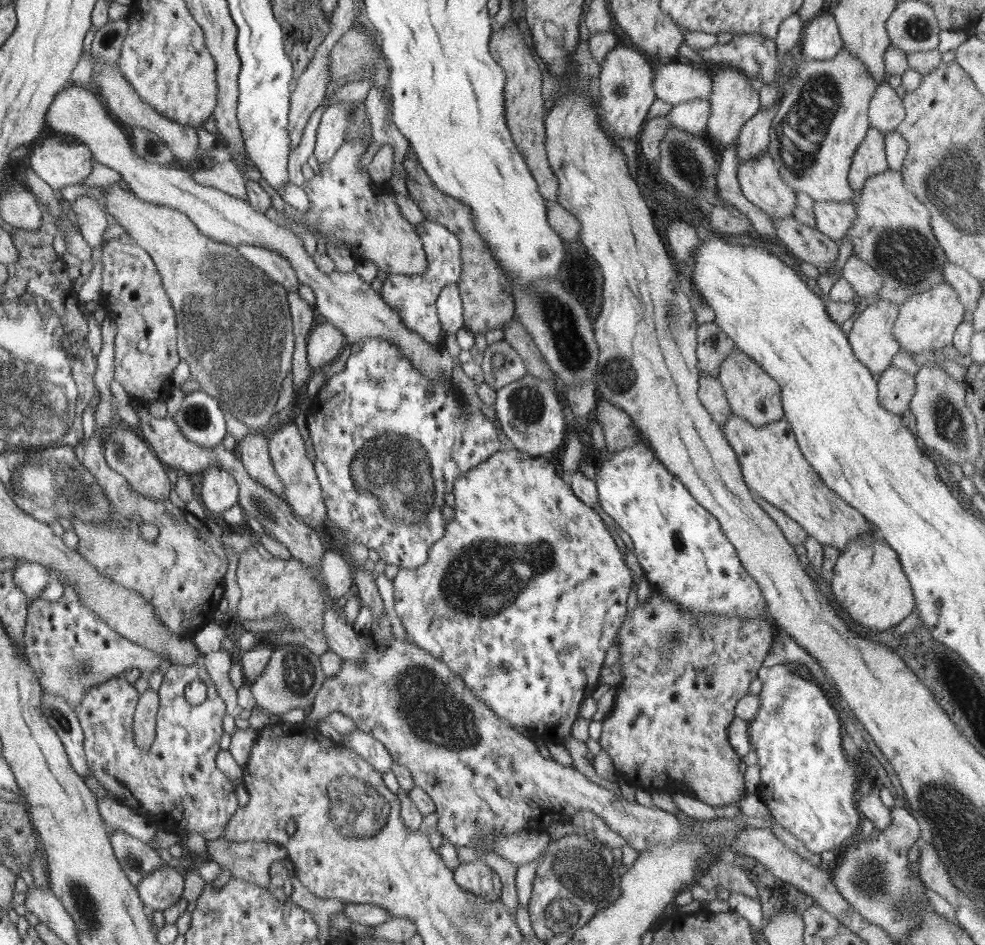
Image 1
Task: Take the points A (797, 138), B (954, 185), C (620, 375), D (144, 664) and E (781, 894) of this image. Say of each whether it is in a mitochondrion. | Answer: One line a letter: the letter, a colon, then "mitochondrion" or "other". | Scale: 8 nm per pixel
A: mitochondrion
B: mitochondrion
C: mitochondrion
D: other
E: other

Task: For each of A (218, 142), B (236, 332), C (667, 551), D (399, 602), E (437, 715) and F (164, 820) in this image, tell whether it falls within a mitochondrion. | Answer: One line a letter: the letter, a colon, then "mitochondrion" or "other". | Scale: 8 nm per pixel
A: other
B: mitochondrion
C: other
D: other
E: mitochondrion
F: other

